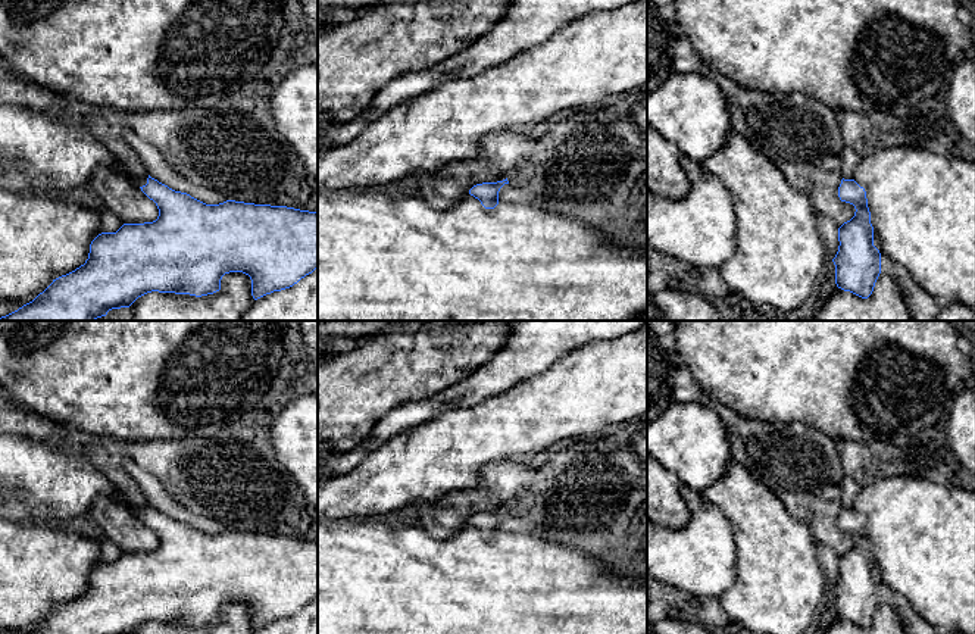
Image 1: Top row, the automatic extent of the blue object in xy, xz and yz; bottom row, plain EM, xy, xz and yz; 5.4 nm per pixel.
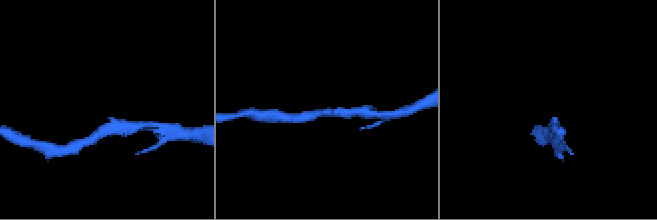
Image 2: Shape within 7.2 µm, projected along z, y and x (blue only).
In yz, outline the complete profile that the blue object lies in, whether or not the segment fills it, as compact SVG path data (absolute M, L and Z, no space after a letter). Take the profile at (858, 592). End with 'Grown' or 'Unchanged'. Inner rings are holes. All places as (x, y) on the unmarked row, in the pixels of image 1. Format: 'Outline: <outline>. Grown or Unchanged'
Outline: M841 509L838 516L841 531L854 535L854 546L838 558L838 581L835 613L862 628L868 628L881 603L881 583L874 575L874 556L868 537L866 521L854 509Z. Unchanged

